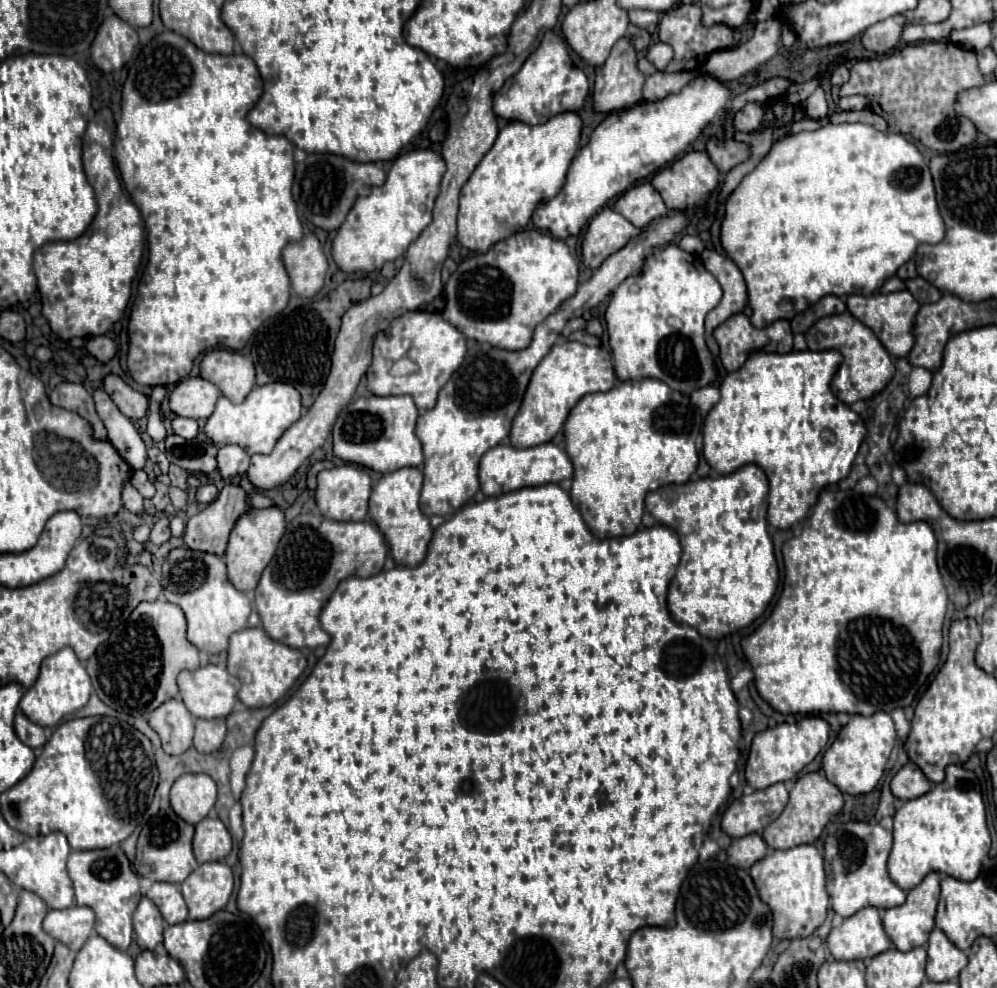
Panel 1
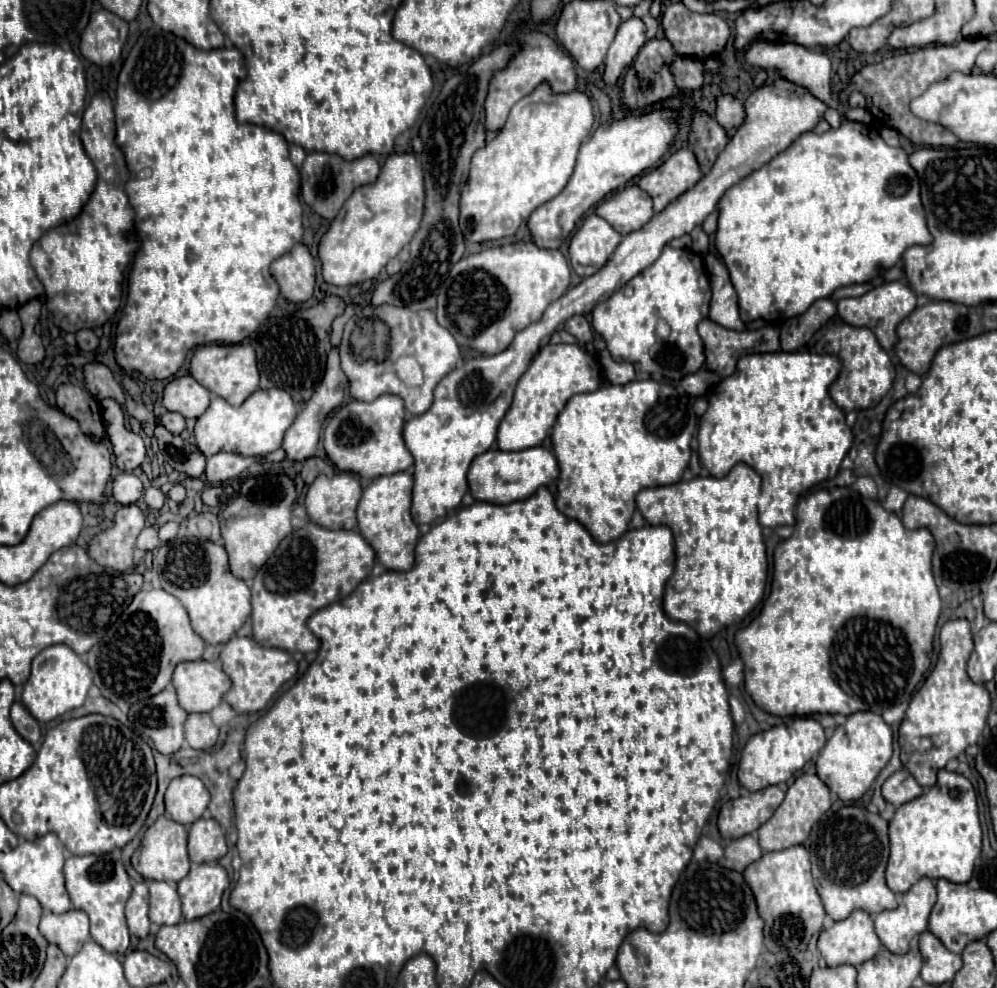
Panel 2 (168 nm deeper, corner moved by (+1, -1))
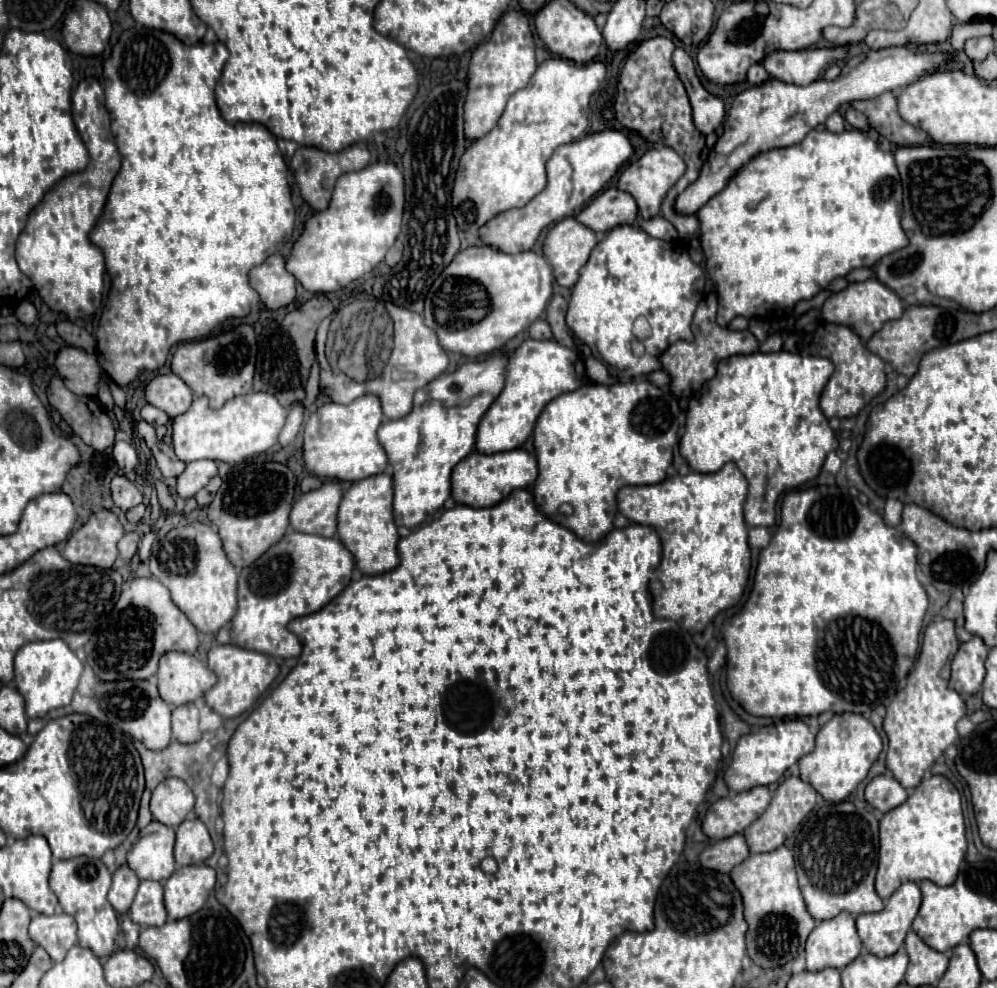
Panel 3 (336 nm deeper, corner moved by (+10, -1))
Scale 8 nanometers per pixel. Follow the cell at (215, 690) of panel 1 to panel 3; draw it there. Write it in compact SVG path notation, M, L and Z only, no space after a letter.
M165 652L159 660L157 680L159 696L171 706L181 706L203 698L215 686L217 676L193 654Z

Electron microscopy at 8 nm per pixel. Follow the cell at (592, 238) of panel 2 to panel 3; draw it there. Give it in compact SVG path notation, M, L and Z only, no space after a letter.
M563 218L547 232L543 256L551 264L559 286L573 288L579 278L579 268L587 264L597 242L597 234L575 218Z

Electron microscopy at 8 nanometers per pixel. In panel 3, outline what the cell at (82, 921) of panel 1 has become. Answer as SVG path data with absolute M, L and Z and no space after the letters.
M65 912L51 916L35 914L29 924L29 936L37 946L45 948L53 962L59 962L77 942L77 924L75 918Z

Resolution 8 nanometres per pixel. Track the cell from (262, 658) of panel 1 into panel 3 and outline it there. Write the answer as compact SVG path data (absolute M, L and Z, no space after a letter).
M213 644L209 650L209 668L217 674L217 684L205 692L205 704L223 718L235 718L247 712L279 674L275 658L235 644Z

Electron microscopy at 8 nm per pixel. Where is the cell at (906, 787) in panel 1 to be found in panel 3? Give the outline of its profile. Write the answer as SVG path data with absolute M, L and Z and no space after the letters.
M889 774L875 776L865 788L865 800L879 812L889 812L907 800L905 788Z

